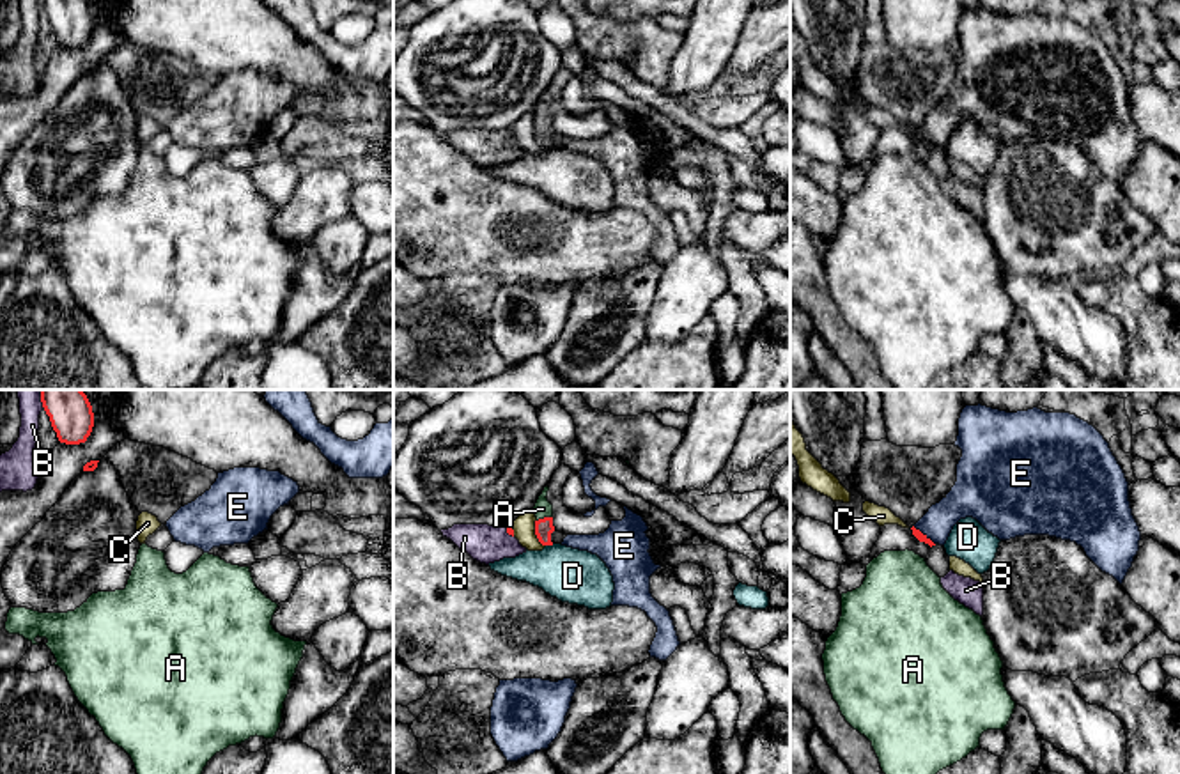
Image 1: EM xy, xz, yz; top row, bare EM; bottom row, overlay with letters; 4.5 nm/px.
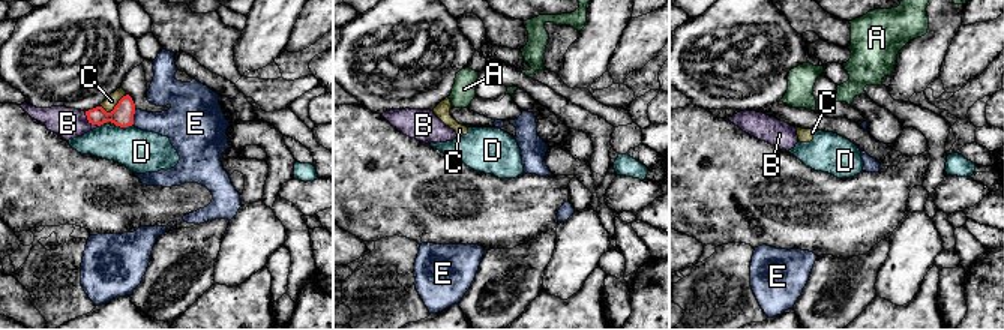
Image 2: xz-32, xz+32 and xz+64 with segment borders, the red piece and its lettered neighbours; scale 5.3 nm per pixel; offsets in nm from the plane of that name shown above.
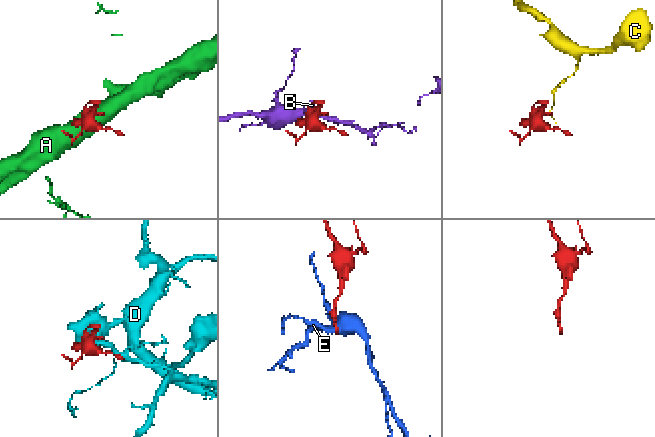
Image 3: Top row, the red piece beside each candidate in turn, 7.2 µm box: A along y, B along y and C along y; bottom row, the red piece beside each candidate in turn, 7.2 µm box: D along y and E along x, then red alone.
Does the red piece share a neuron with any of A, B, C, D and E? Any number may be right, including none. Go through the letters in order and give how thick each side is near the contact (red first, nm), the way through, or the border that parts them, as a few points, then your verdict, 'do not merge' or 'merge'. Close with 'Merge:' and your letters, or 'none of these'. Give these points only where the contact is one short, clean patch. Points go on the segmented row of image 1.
A: 80/80 nm | across xz (544, 526), (544, 518), (543, 509) | merge
B: 200/110 nm | do not merge
C: 80/100 nm | along xz (535, 519), (535, 537), (544, 546) | do not merge
D: 80/240 nm | do not merge
E: 40/160 nm | along yz (913, 526), (934, 544) | do not merge
Merge: A

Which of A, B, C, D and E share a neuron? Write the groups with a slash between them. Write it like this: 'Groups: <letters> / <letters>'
Groups: A / B / C / D / E

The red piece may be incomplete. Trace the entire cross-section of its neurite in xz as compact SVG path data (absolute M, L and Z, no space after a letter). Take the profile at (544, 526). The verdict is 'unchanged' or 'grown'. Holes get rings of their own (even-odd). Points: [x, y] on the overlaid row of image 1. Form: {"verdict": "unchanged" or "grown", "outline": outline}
{"verdict": "grown", "outline": "M546 485L542 494L539 496L533 510L535 510L535 535L542 546L553 546L551 542L551 533L555 531L553 526L553 505L547 501L547 491L549 487Z"}

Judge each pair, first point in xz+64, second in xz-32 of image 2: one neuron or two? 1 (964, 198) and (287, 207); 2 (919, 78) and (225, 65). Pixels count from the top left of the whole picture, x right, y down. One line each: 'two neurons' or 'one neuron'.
1: two neurons
2: two neurons

